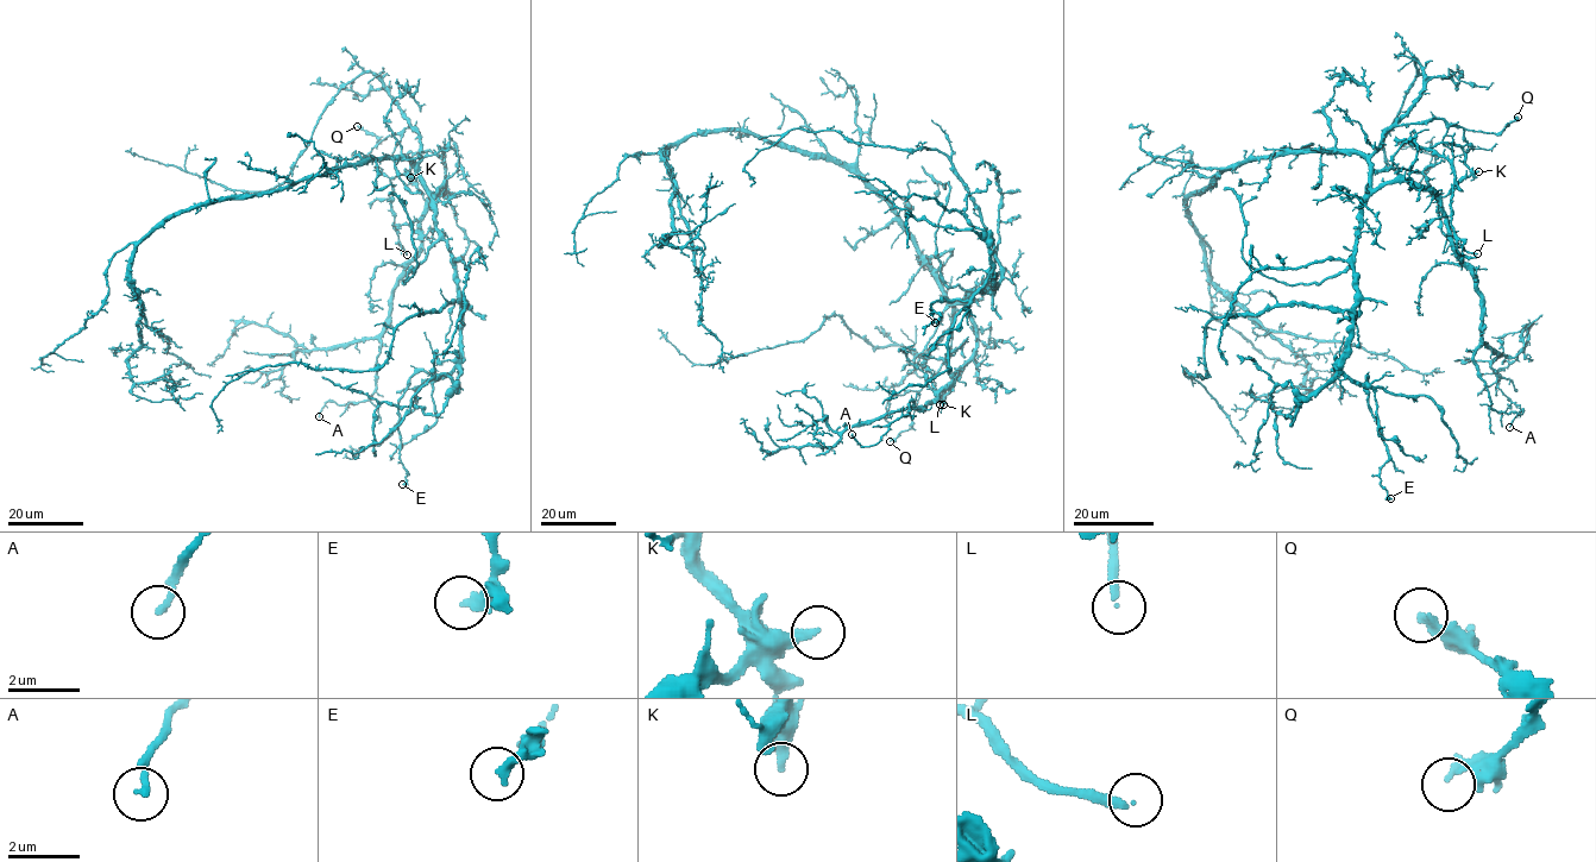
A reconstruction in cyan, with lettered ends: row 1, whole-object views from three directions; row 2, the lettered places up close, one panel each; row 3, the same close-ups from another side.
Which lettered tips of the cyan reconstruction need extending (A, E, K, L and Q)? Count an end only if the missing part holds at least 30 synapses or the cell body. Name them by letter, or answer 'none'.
K, L

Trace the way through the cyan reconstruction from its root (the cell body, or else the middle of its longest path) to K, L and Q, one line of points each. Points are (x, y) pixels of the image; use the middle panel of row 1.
K: (931, 271), (947, 300), (965, 306), (975, 328), (973, 354), (955, 377), (943, 404)
L: (931, 271), (947, 301), (942, 320), (923, 351), (924, 366), (930, 371), (940, 404)
Q: (931, 271), (953, 308), (952, 352), (919, 391), (911, 426), (890, 441)

